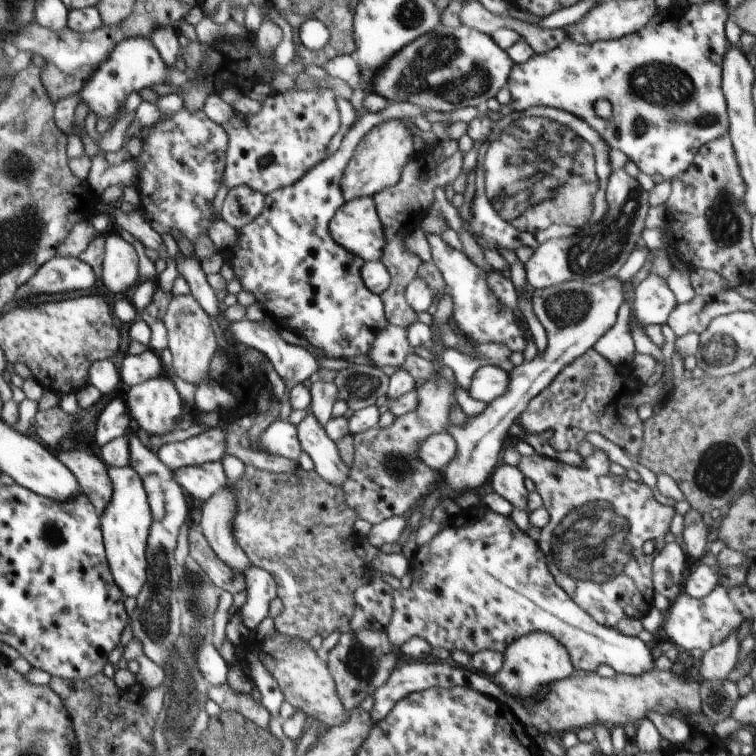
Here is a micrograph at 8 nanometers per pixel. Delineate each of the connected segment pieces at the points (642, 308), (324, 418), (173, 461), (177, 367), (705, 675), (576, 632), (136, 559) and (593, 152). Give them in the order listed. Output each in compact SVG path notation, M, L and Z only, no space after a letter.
M650 274L632 289L630 302L634 324L646 328L648 324L661 325L667 322L670 313L679 303L664 278Z
M314 374L310 380L311 386L309 388L312 402L308 409L316 416L318 424L325 427L332 417L334 404L338 401L338 386L334 382L324 382L317 374Z
M211 428L183 442L162 444L155 453L173 472L201 463L218 462L226 454L226 434L224 428Z
M192 294L174 295L170 299L163 321L167 328L167 347L172 354L172 366L176 376L192 384L198 384L204 378L208 380L210 378L208 364L214 356L218 342L210 324L212 320L202 304Z
M732 632L722 644L713 646L701 656L702 680L728 680L728 674L736 668L740 654L737 632Z
M482 501L469 509L454 509L454 512L449 515L449 520L444 523L444 528L442 528L430 542L424 544L424 546L419 546L415 551L412 560L409 561L409 571L410 574L412 574L411 587L407 591L400 591L397 596L394 597L392 617L390 618L388 626L384 627L386 634L388 634L388 638L390 638L390 642L397 648L402 646L404 642L408 642L410 638L418 636L418 638L426 640L432 648L441 648L448 650L448 652L461 650L467 652L469 655L473 655L484 650L494 650L503 653L517 638L526 636L526 634L530 634L530 632L540 630L540 632L552 634L552 636L566 648L568 654L571 655L570 660L576 670L596 672L600 666L606 665L611 666L616 673L640 676L640 674L644 674L644 672L648 672L648 670L655 669L655 660L640 637L634 638L631 636L624 636L619 630L616 630L616 627L606 628L606 626L598 624L590 614L586 614L578 604L574 604L572 598L556 584L554 576L550 574L550 570L548 570L548 565L546 564L546 556L544 556L544 553L540 552L537 541L520 530L511 517L492 512L492 510L488 508L488 505L485 505Z
M132 466L112 467L111 480L115 492L112 493L108 508L100 513L100 530L104 530L104 546L108 546L107 560L112 562L112 574L116 574L120 590L124 590L124 596L128 598L137 598L146 582L148 572L146 548L152 526L152 512L142 479Z
M533 106L528 107L525 111L514 111L508 114L508 116L504 116L502 120L498 120L498 124L494 124L494 128L491 128L491 133L486 138L486 141L480 146L475 166L476 190L470 206L469 222L472 235L476 242L478 242L483 249L488 248L489 250L498 251L499 248L502 247L516 252L516 250L522 247L532 247L535 249L538 248L540 244L548 242L548 240L568 238L588 223L598 224L598 222L604 218L604 214L608 212L606 187L613 171L608 158L610 150L610 146L604 142L604 138L602 138L592 126L588 126L588 124L581 118L578 118L578 116L574 116L574 114L570 114L558 108Z

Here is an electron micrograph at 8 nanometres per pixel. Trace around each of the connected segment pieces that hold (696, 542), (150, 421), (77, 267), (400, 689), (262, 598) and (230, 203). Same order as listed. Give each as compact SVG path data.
M695 508L682 512L684 517L683 539L686 545L685 553L694 560L702 561L706 555L706 543L708 542L708 528L703 521L702 513Z
M167 376L125 388L123 398L134 423L148 436L161 436L178 428L182 398Z
M56 255L18 288L14 298L24 300L38 294L88 290L96 280L94 270L82 259Z
M402 662L396 666L396 670L390 674L390 678L384 682L384 686L376 688L372 693L372 698L374 698L374 706L370 710L370 716L372 716L372 722L378 722L379 720L384 720L388 714L392 712L392 708L396 706L396 702L408 698L410 694L415 692L424 692L429 688L443 688L449 689L455 686L461 686L466 688L473 688L482 694L488 695L490 698L495 698L496 700L506 703L514 702L515 698L504 694L504 690L500 686L496 686L494 682L488 680L487 675L478 673L476 670L466 670L465 668L456 668L450 666L446 662Z
M251 565L244 572L247 600L236 612L250 630L269 616L270 602L277 597L276 581L263 568Z
M248 186L230 188L224 200L221 216L230 226L239 229L258 218L264 208L265 195Z

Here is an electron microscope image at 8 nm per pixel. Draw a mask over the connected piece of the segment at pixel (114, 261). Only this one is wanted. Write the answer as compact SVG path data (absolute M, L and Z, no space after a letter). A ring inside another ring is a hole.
M117 229L106 234L102 282L114 294L124 292L138 280L138 254Z

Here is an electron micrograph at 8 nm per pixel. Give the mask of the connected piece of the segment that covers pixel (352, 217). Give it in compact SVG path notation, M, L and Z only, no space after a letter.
M360 197L345 202L332 216L328 230L330 230L330 236L334 238L334 242L340 244L350 254L354 254L364 261L380 261L382 258L382 250L386 246L386 236L384 236L384 228L378 218L373 197Z

